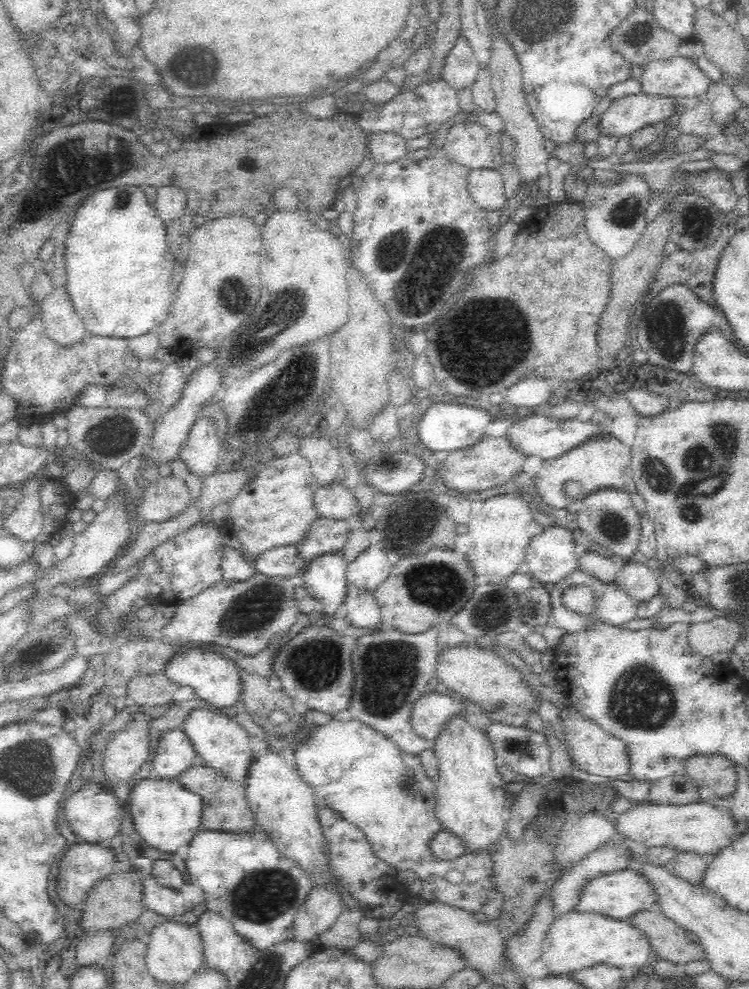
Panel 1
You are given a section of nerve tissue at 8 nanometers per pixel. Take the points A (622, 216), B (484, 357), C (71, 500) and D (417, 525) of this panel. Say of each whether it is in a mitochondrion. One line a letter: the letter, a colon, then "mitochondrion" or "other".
A: mitochondrion
B: mitochondrion
C: other
D: other

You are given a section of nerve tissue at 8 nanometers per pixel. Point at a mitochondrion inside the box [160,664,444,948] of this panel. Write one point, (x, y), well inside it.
(261, 900)

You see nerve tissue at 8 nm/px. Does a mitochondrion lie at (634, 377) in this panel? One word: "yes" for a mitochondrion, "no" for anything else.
no

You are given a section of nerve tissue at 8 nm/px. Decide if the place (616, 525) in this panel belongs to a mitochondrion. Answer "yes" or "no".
yes

